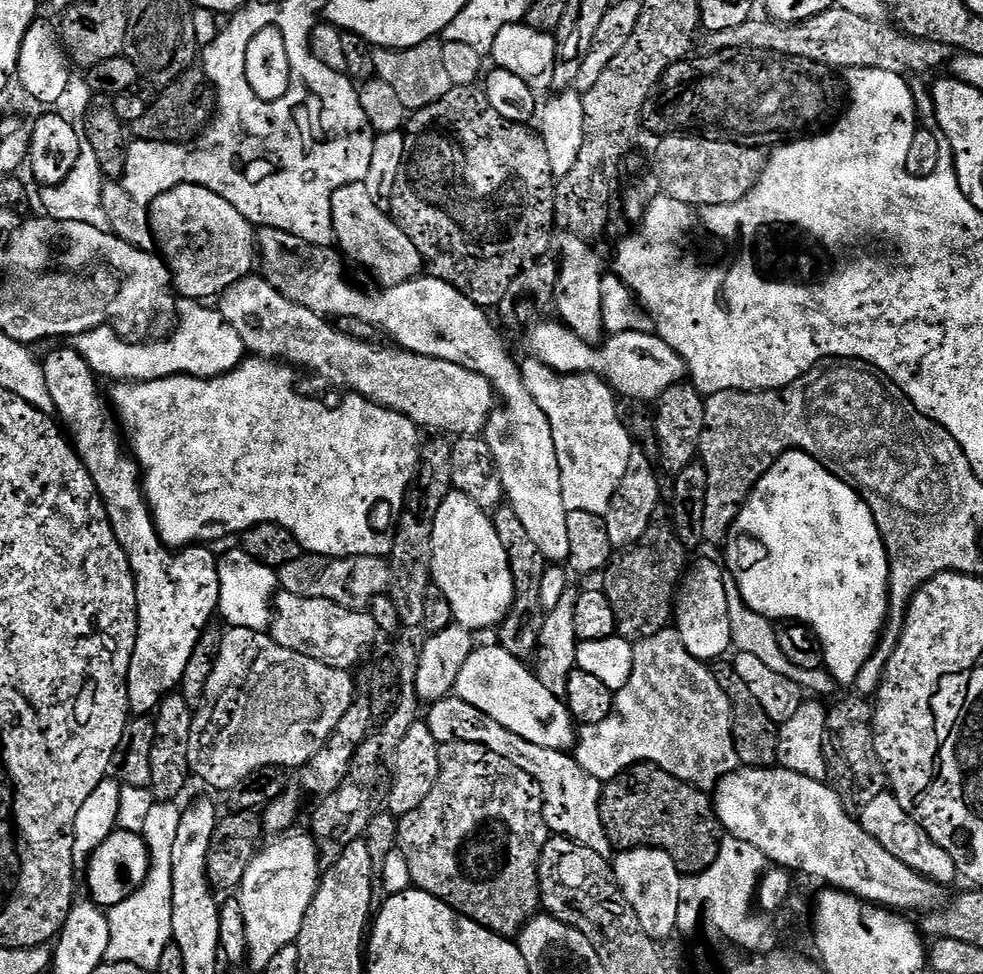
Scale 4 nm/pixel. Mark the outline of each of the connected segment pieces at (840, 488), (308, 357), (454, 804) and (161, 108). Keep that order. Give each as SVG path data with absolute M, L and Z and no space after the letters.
M799 450L783 452L772 463L770 470L766 470L766 474L762 474L762 478L753 486L748 501L738 514L736 527L728 531L727 548L728 564L726 563L726 568L729 573L736 572L732 574L734 574L740 596L746 602L746 606L750 606L750 610L762 614L773 622L800 620L803 624L810 625L820 635L820 641L824 647L826 671L831 674L837 685L855 685L862 666L866 666L873 650L878 647L878 641L881 639L888 618L888 551L884 548L884 540L880 537L880 531L876 525L876 513L868 505L867 499L847 479L841 478L833 469L821 464L819 459L810 453Z
M259 274L243 276L218 300L218 309L225 316L226 322L238 330L247 351L253 357L287 362L297 369L309 368L310 371L317 372L322 379L329 380L340 388L348 388L344 390L349 393L365 396L383 408L401 412L421 429L433 428L436 431L433 433L436 434L456 432L455 434L466 436L480 436L487 428L488 420L497 407L498 397L492 383L482 374L466 370L466 366L458 366L454 362L442 362L442 358L426 358L413 352L397 350L395 347L392 349L388 348L389 346L358 342L339 332L335 323L306 310L306 306L292 299L283 287L277 286L271 279L268 280L263 280Z
M455 740L453 744L440 745L440 765L430 794L426 794L426 798L422 802L422 806L418 806L418 810L399 817L398 823L400 826L398 847L402 854L406 854L406 862L410 862L410 878L413 885L421 892L446 902L446 906L450 906L466 918L478 922L482 927L489 928L491 932L509 938L520 933L524 925L541 911L538 866L542 858L542 850L550 839L548 824L544 820L544 795L538 782L534 778L530 778L530 774L526 774L526 770L518 770L518 766L514 766L514 762L502 758L502 754L494 754L494 750L481 744L471 744L461 740Z
M193 66L176 79L159 89L160 96L149 103L146 114L138 122L130 125L137 140L162 142L163 144L187 144L195 141L212 122L218 107L218 92L212 87L212 81L205 74L203 67Z

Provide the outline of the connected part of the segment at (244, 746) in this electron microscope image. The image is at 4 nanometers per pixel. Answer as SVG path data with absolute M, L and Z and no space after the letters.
M229 627L218 658L212 662L210 682L200 695L188 735L188 767L191 775L212 788L227 790L246 774L263 768L303 769L305 764L327 744L332 731L348 713L358 692L353 673L343 668L326 666L306 654L278 646L267 631Z

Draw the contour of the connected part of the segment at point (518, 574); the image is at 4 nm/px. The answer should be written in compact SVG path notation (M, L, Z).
M511 506L495 509L494 523L498 530L498 538L502 538L502 546L506 550L506 558L510 562L510 570L516 587L516 597L506 618L498 626L500 632L499 647L505 648L514 658L527 661L535 657L540 646L540 631L544 625L546 611L542 604L542 578L546 561L542 550L530 538L529 531L522 524L522 518Z

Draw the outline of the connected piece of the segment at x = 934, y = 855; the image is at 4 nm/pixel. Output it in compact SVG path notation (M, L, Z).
M891 791L880 792L878 798L874 798L874 802L863 805L859 809L858 819L866 830L866 834L870 834L875 840L882 842L882 846L886 846L886 850L890 850L890 854L894 854L894 858L906 862L906 866L910 866L910 870L930 878L936 884L945 886L951 886L955 880L958 880L954 858L950 858L950 854L946 854L946 850L942 850L942 846L935 844L920 829L920 825L909 812L902 810L902 806L898 806L898 798L893 796Z

